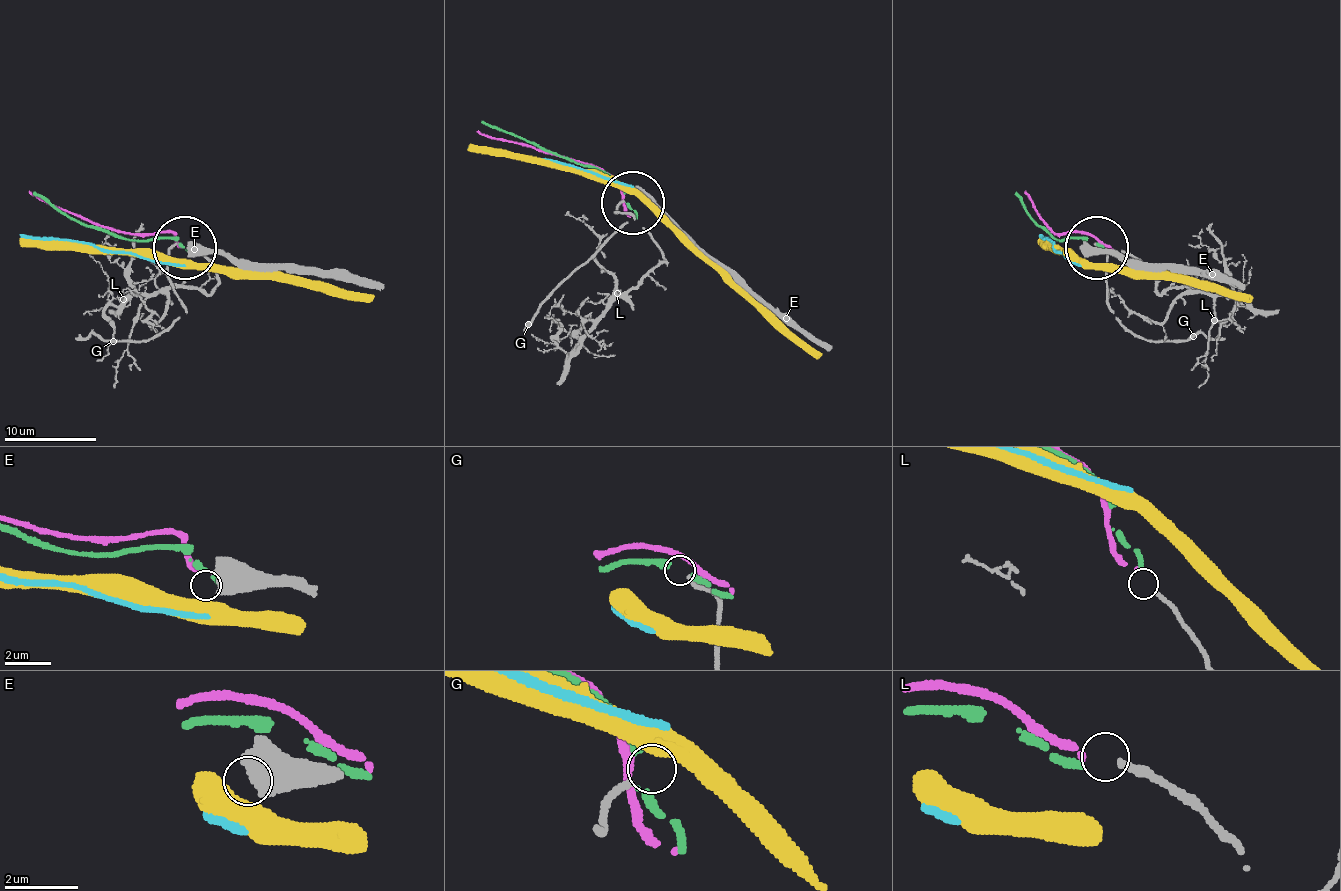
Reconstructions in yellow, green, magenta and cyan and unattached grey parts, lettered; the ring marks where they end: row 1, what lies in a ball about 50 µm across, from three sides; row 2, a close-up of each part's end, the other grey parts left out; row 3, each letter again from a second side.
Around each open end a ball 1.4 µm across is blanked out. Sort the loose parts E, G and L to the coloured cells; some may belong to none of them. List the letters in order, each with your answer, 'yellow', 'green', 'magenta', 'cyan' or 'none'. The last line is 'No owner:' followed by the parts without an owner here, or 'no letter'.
E: none
G: none
L: magenta
No owner: E, G

